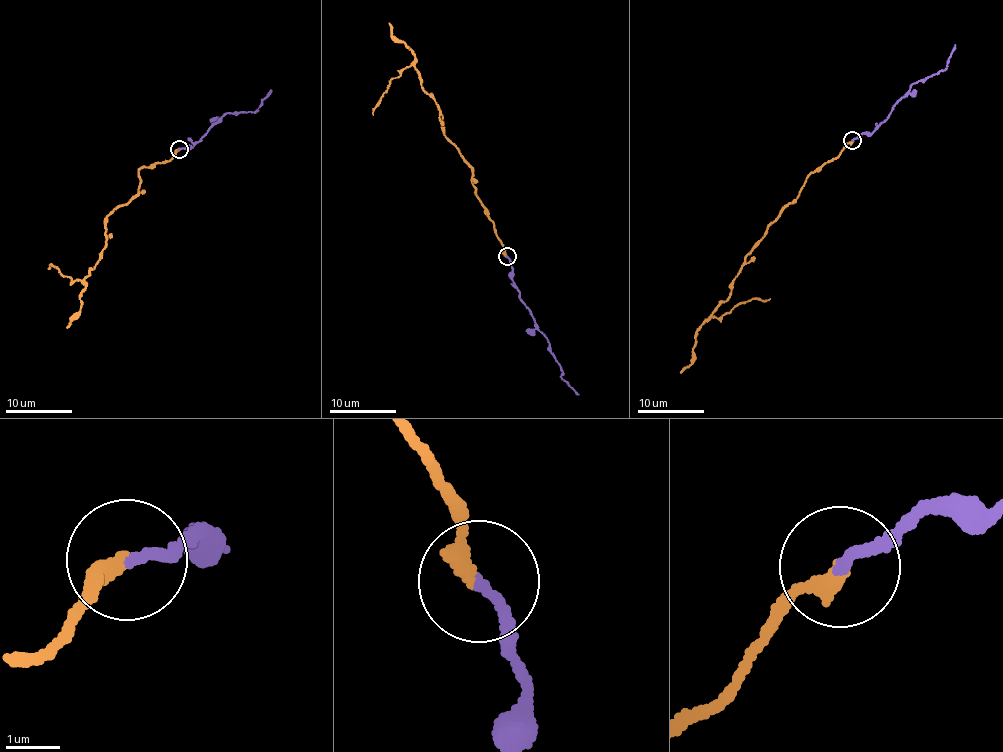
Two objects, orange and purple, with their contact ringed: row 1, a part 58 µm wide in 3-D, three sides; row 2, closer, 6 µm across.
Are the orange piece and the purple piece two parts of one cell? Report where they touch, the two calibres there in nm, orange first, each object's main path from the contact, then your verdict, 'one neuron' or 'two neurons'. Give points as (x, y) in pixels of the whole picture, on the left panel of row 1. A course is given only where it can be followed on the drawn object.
at (179, 149); 300 nm thick on the orange side, 200 nm on the other; orange runs (180, 148), (173, 157), (140, 169), (136, 195), (108, 216), (102, 257), (82, 279), (73, 281), (50, 266); purple runs (180, 148), (193, 148), (229, 113), (256, 110), (271, 90); two neurons

